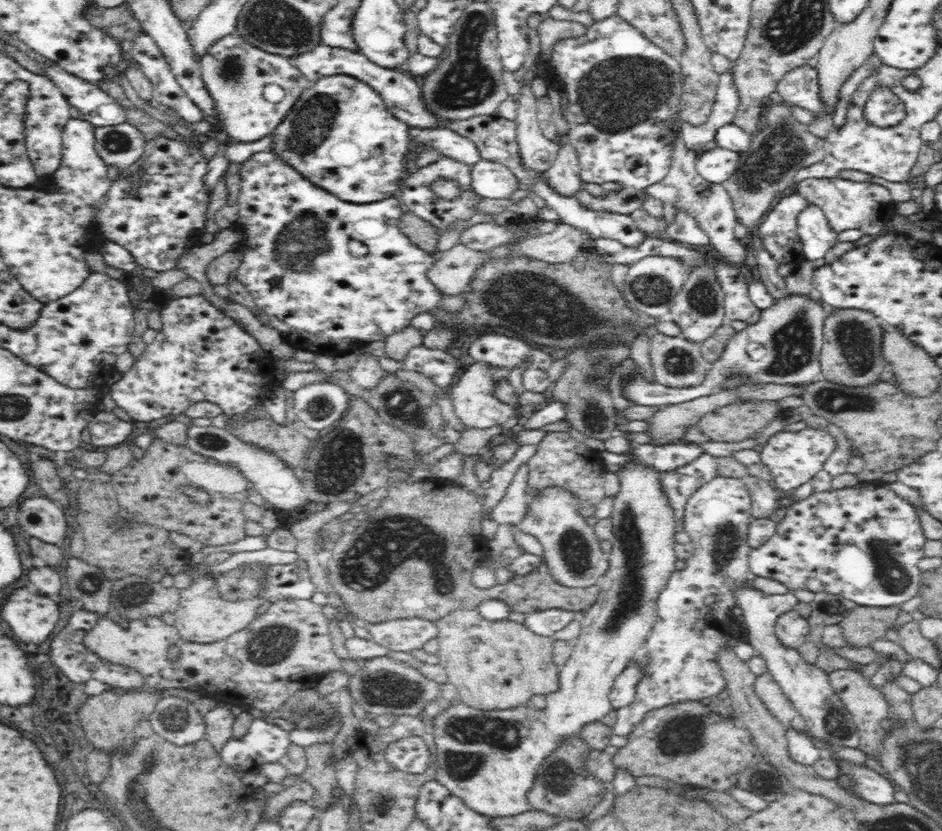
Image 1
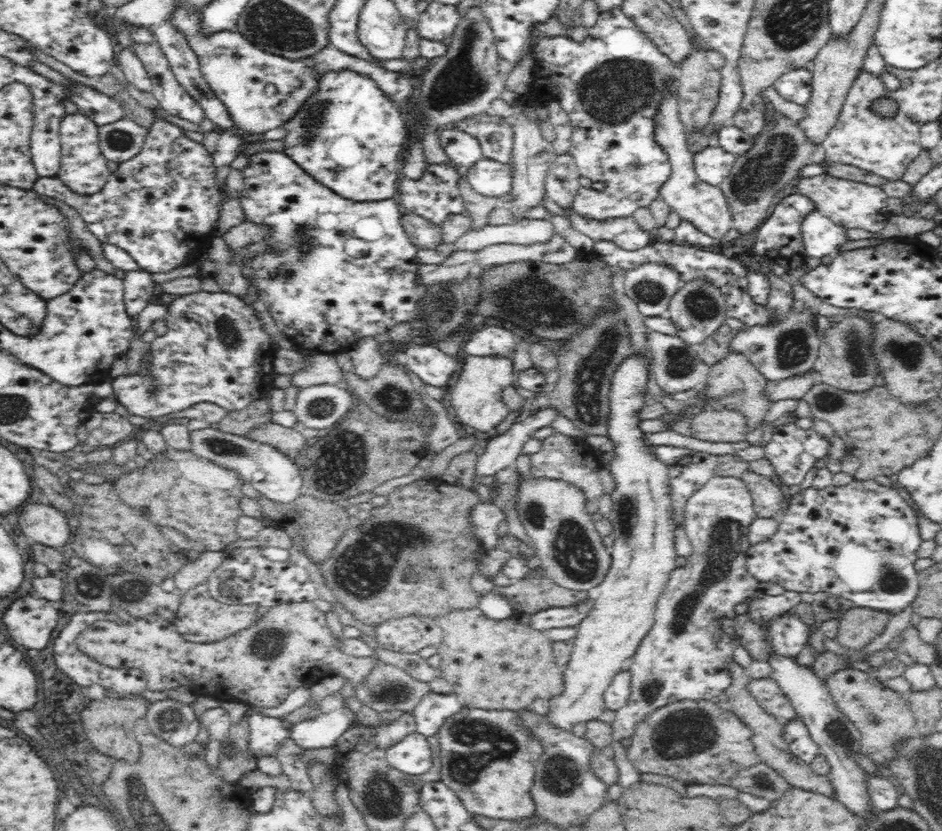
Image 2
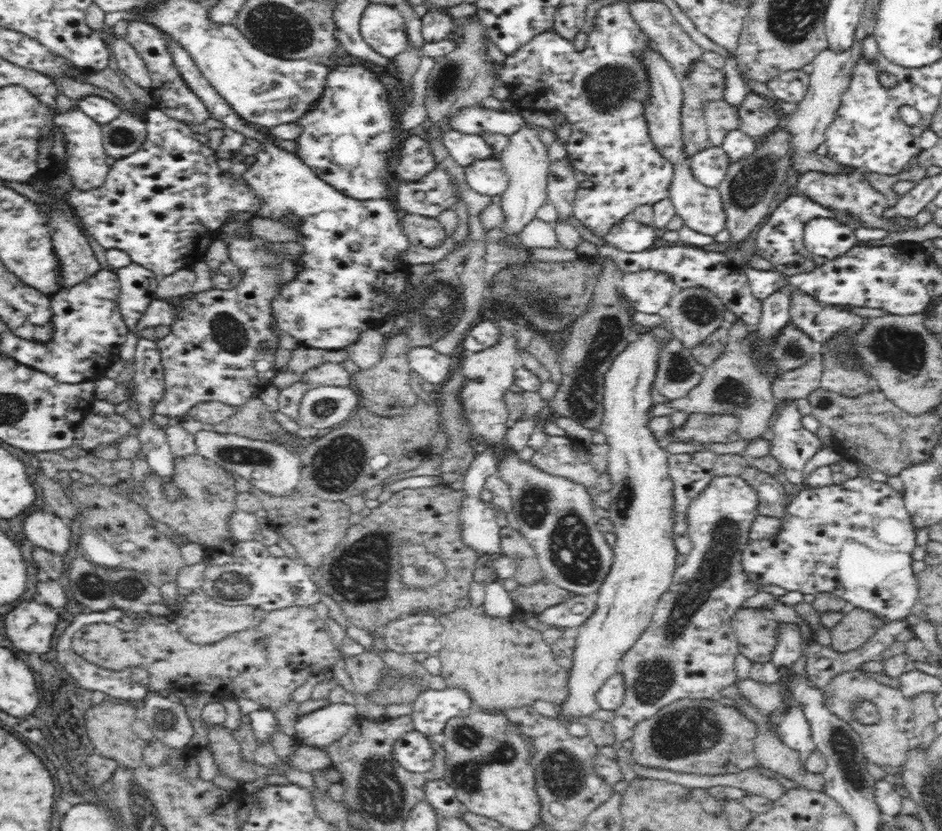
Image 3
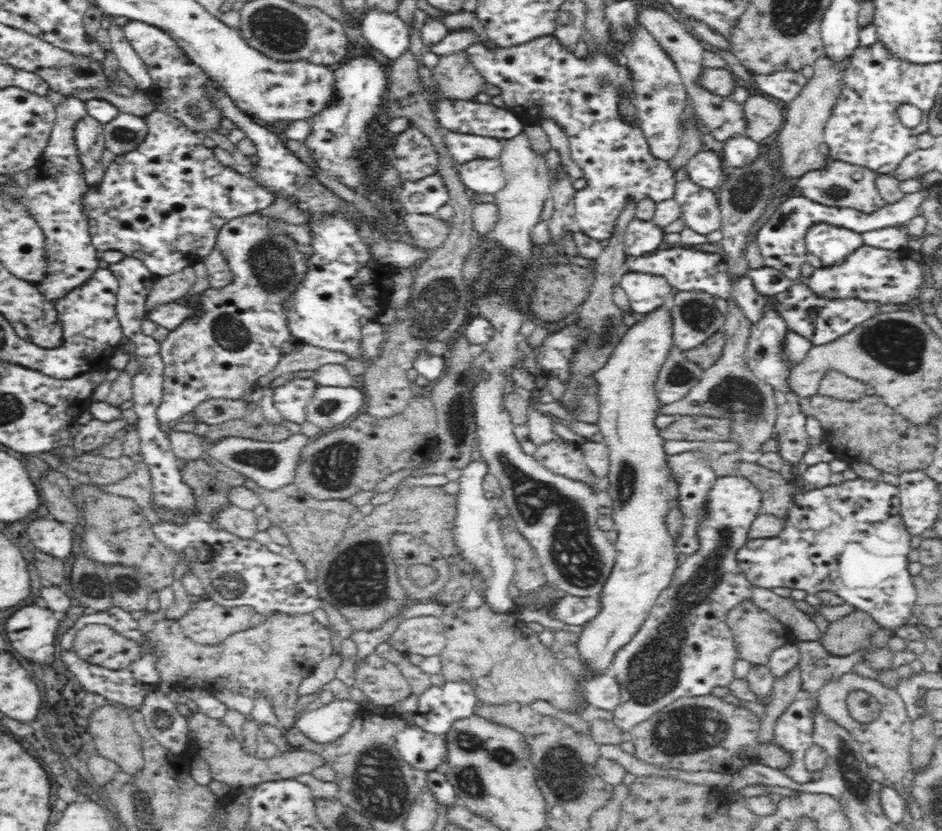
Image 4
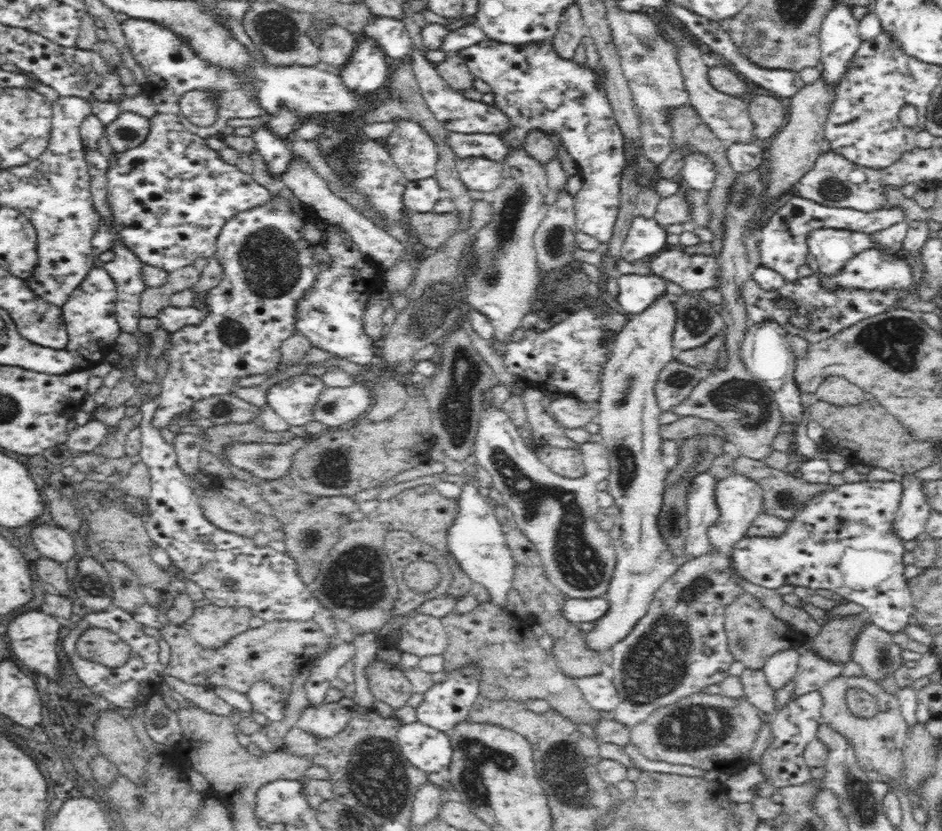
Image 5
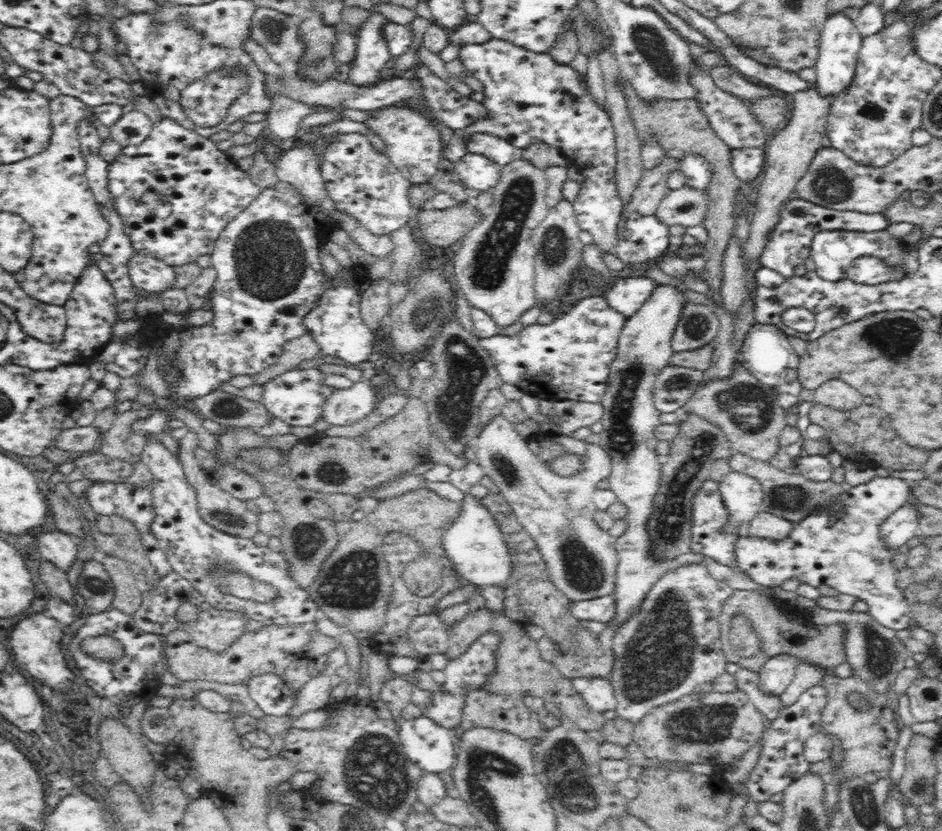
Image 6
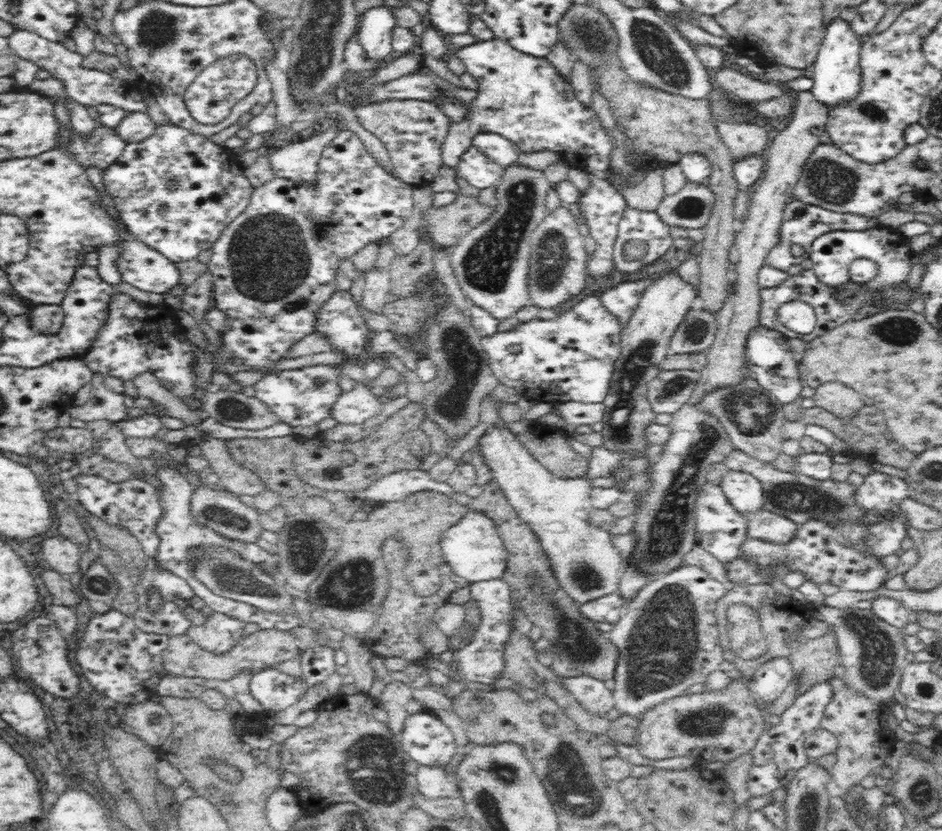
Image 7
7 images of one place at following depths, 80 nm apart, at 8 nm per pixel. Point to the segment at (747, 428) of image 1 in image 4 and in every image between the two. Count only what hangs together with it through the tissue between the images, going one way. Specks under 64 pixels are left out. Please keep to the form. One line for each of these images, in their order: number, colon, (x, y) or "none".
2: (725, 425)
3: (703, 427)
4: (690, 427)

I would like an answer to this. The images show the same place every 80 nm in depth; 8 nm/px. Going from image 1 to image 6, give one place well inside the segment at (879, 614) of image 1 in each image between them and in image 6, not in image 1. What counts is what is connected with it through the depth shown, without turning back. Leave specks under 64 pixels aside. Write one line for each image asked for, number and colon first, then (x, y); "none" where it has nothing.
2: (858, 626)
3: (857, 626)
4: (847, 635)
5: (835, 642)
6: (826, 650)

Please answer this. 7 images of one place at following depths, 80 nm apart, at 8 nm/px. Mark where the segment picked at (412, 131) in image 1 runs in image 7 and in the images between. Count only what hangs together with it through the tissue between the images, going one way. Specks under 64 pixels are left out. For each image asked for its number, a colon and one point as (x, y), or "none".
2: (462, 149)
3: (464, 148)
4: (463, 147)
5: (488, 146)
6: (495, 148)
7: (500, 150)

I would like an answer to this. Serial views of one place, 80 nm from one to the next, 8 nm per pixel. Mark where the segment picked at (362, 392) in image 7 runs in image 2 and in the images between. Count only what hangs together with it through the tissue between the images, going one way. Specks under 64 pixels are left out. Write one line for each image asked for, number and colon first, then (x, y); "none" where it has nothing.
2: (320, 406)
3: (322, 406)
4: (329, 406)
5: (337, 407)
6: (346, 406)

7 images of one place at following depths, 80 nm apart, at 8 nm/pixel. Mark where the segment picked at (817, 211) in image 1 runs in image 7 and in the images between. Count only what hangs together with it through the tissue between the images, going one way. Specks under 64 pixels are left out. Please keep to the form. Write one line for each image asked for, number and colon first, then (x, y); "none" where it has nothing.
2: (821, 236)
3: (825, 237)
4: (832, 244)
5: (832, 248)
6: (833, 251)
7: (831, 253)

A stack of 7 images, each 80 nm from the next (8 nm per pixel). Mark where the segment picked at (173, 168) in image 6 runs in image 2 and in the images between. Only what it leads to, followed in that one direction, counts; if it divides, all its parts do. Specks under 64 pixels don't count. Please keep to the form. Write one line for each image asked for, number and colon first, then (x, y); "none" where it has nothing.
2: (161, 207)
3: (164, 205)
4: (164, 203)
5: (170, 196)

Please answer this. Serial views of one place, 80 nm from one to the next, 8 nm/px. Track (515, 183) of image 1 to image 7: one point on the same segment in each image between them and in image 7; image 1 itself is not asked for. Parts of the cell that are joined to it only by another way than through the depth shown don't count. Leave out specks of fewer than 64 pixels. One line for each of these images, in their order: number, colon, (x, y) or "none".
2: (488, 177)
3: (487, 177)
4: (485, 176)
5: (477, 173)
6: (476, 171)
7: (474, 166)

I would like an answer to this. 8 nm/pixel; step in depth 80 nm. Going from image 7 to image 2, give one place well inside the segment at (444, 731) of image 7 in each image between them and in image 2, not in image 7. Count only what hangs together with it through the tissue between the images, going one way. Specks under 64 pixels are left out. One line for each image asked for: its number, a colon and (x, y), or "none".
2: (412, 755)
3: (413, 750)
4: (424, 751)
5: (429, 749)
6: (432, 747)

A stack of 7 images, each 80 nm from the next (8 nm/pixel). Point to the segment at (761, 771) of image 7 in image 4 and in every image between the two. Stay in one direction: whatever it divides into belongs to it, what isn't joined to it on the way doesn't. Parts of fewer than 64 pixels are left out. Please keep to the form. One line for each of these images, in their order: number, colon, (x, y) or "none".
4: (793, 731)
5: (796, 723)
6: (781, 761)

